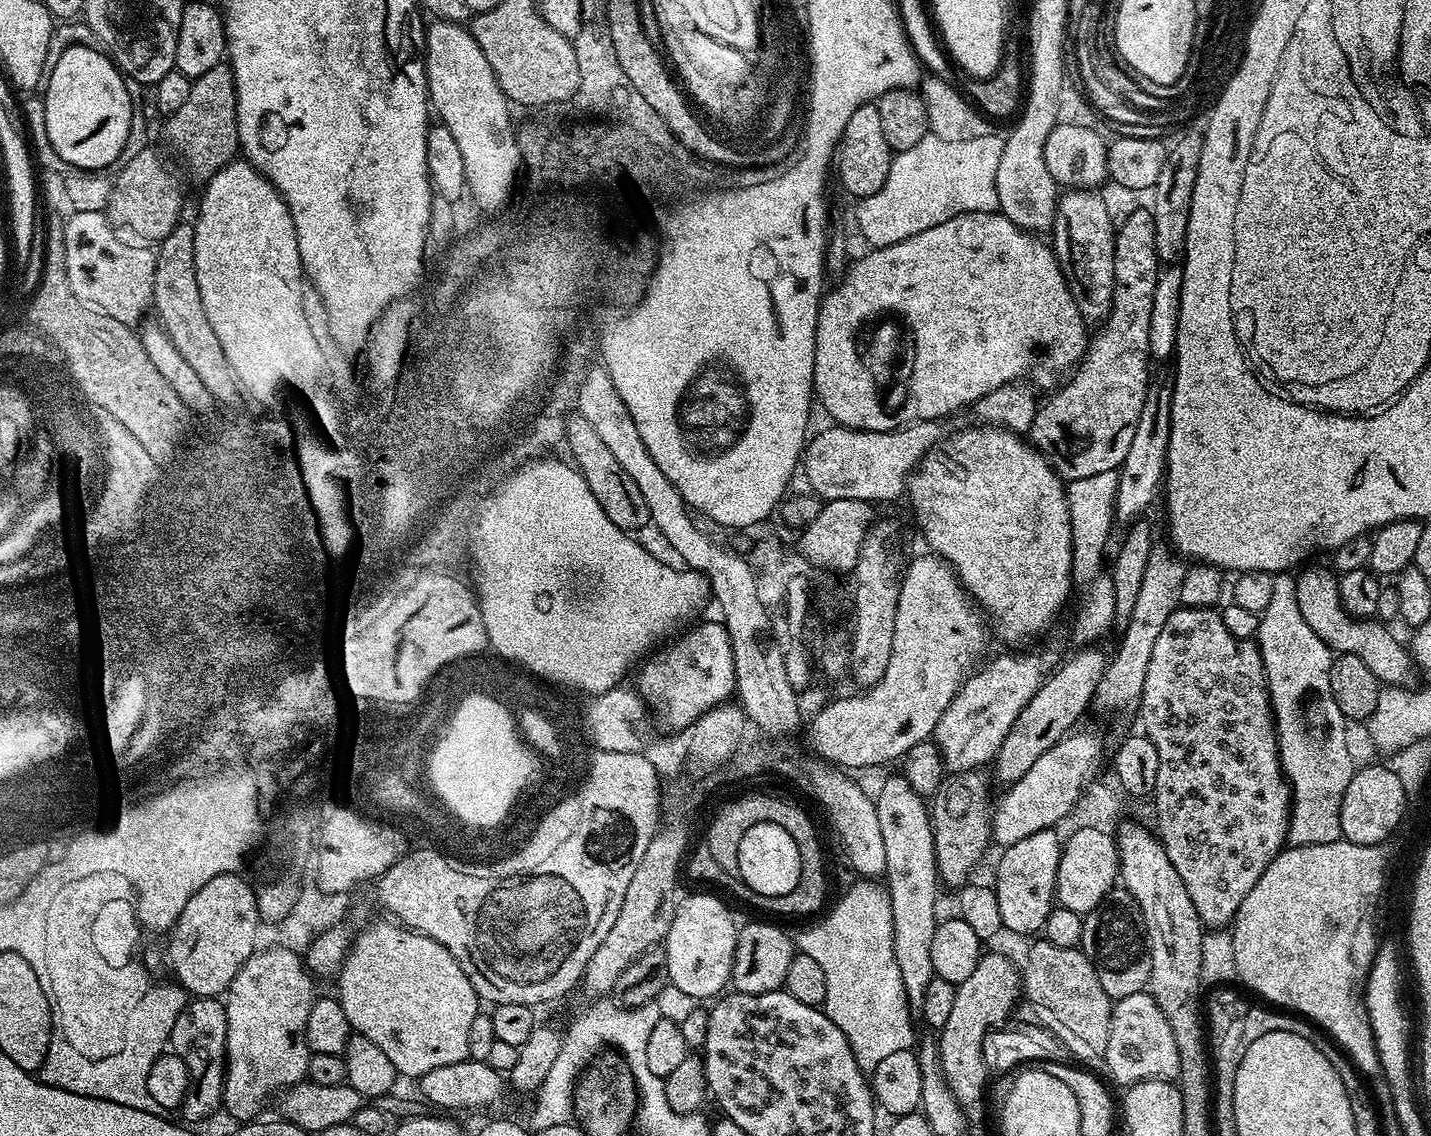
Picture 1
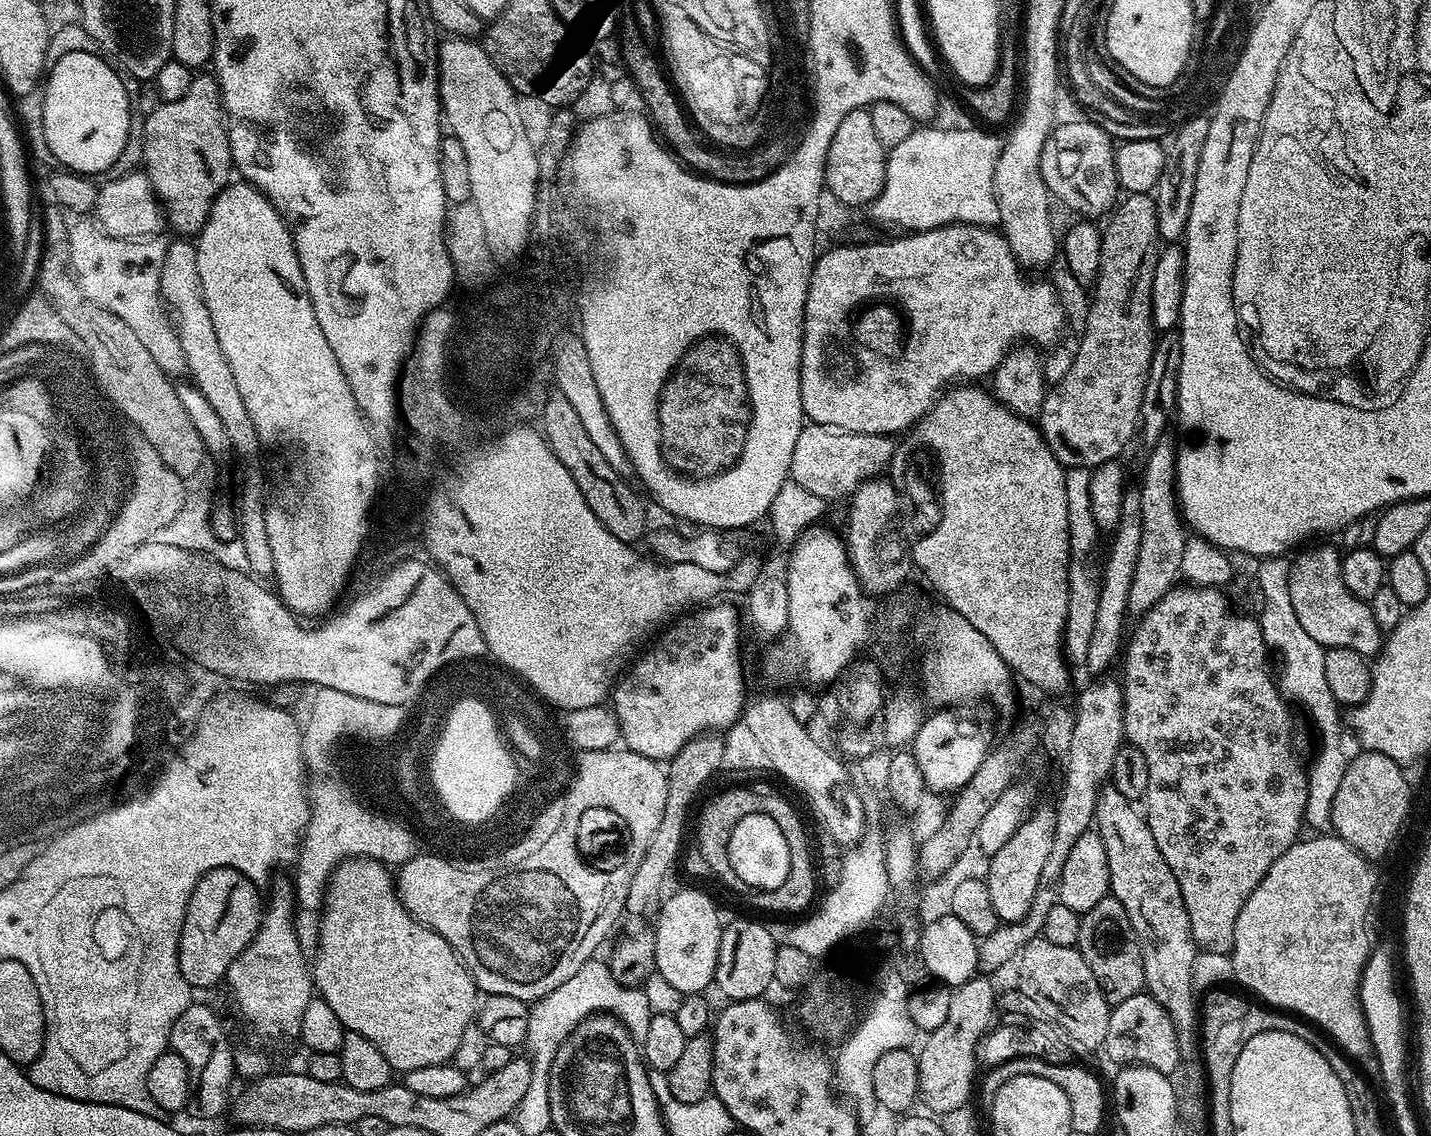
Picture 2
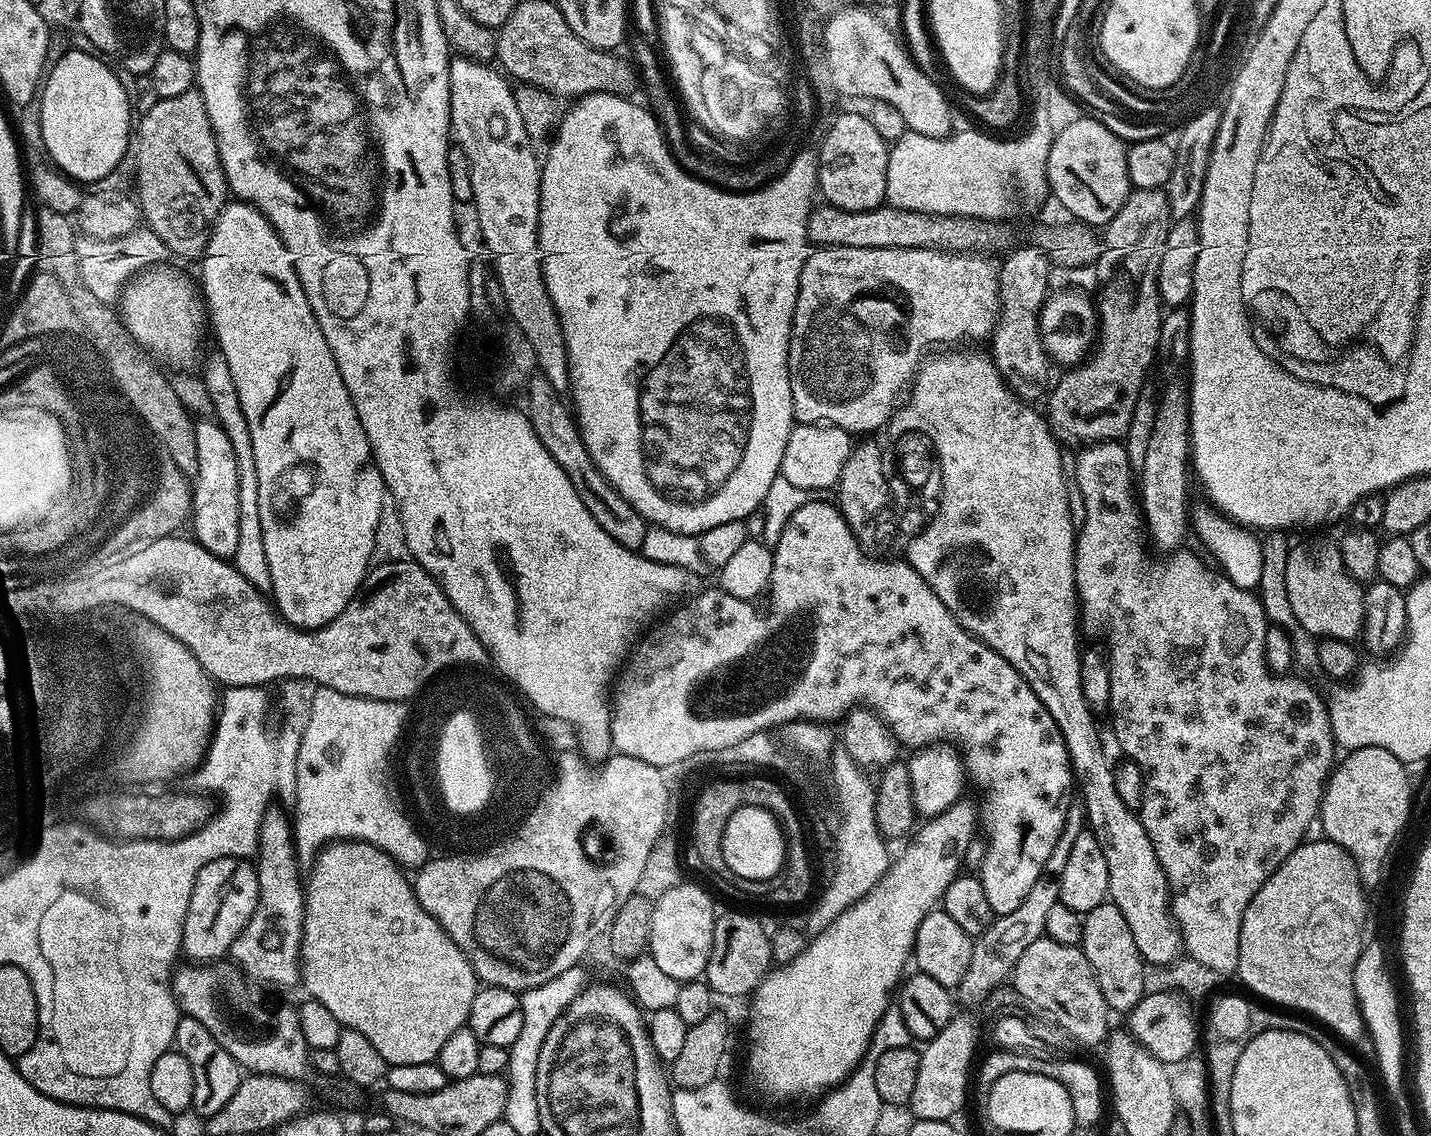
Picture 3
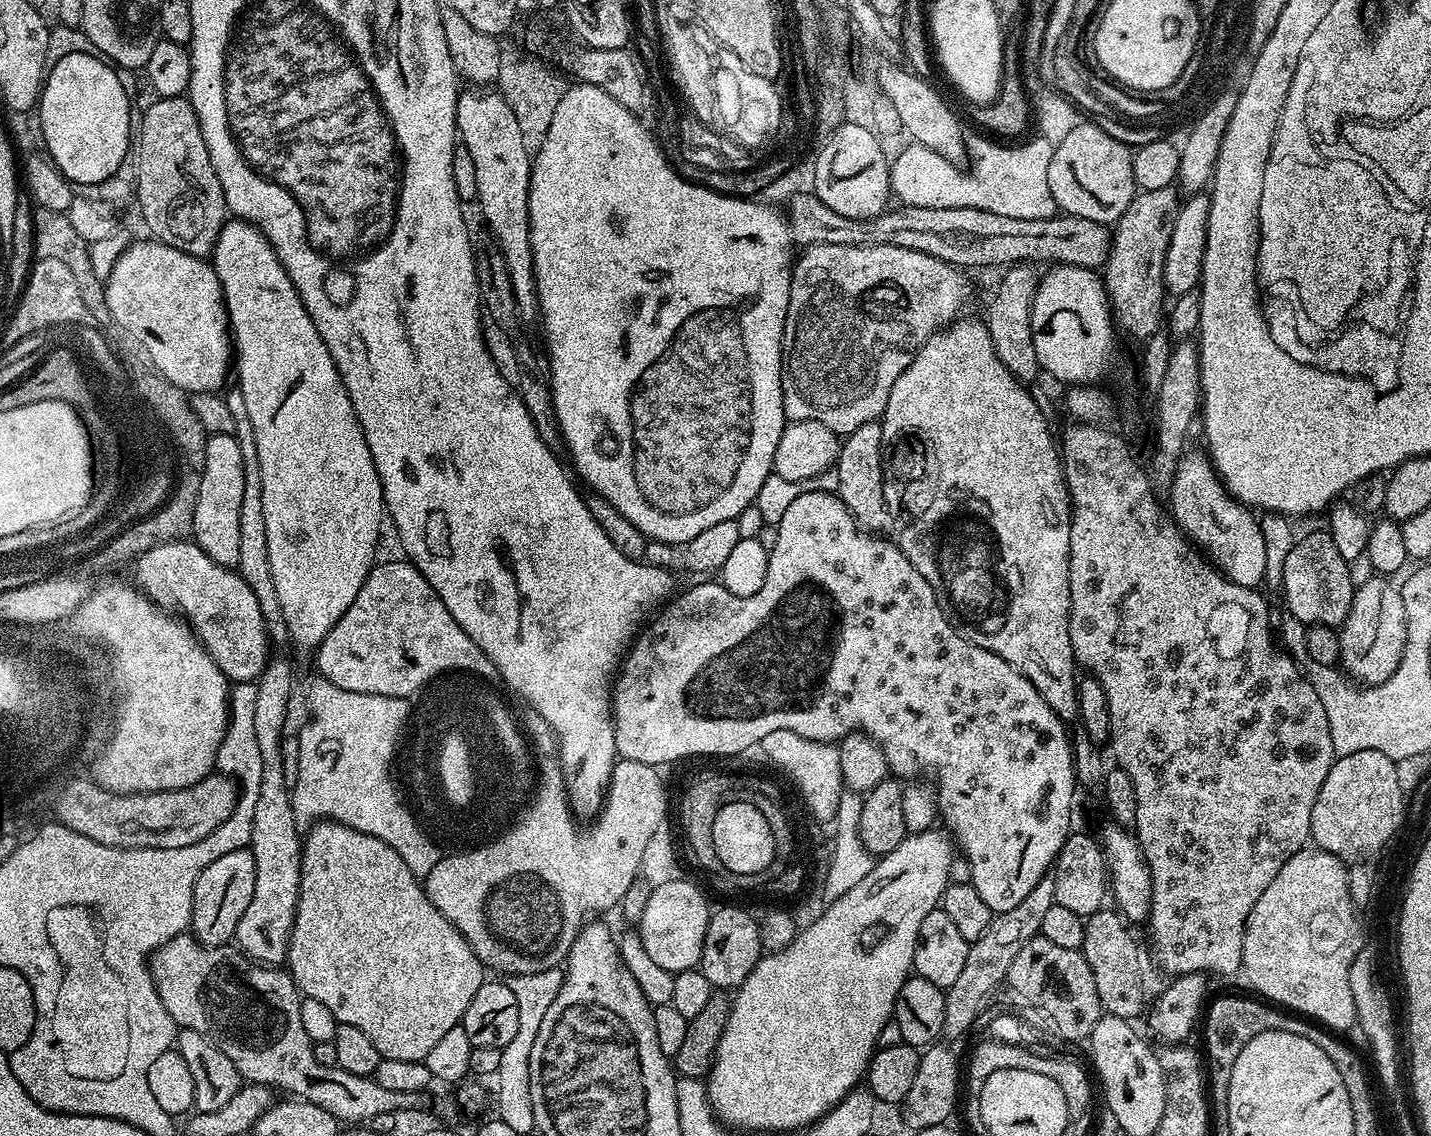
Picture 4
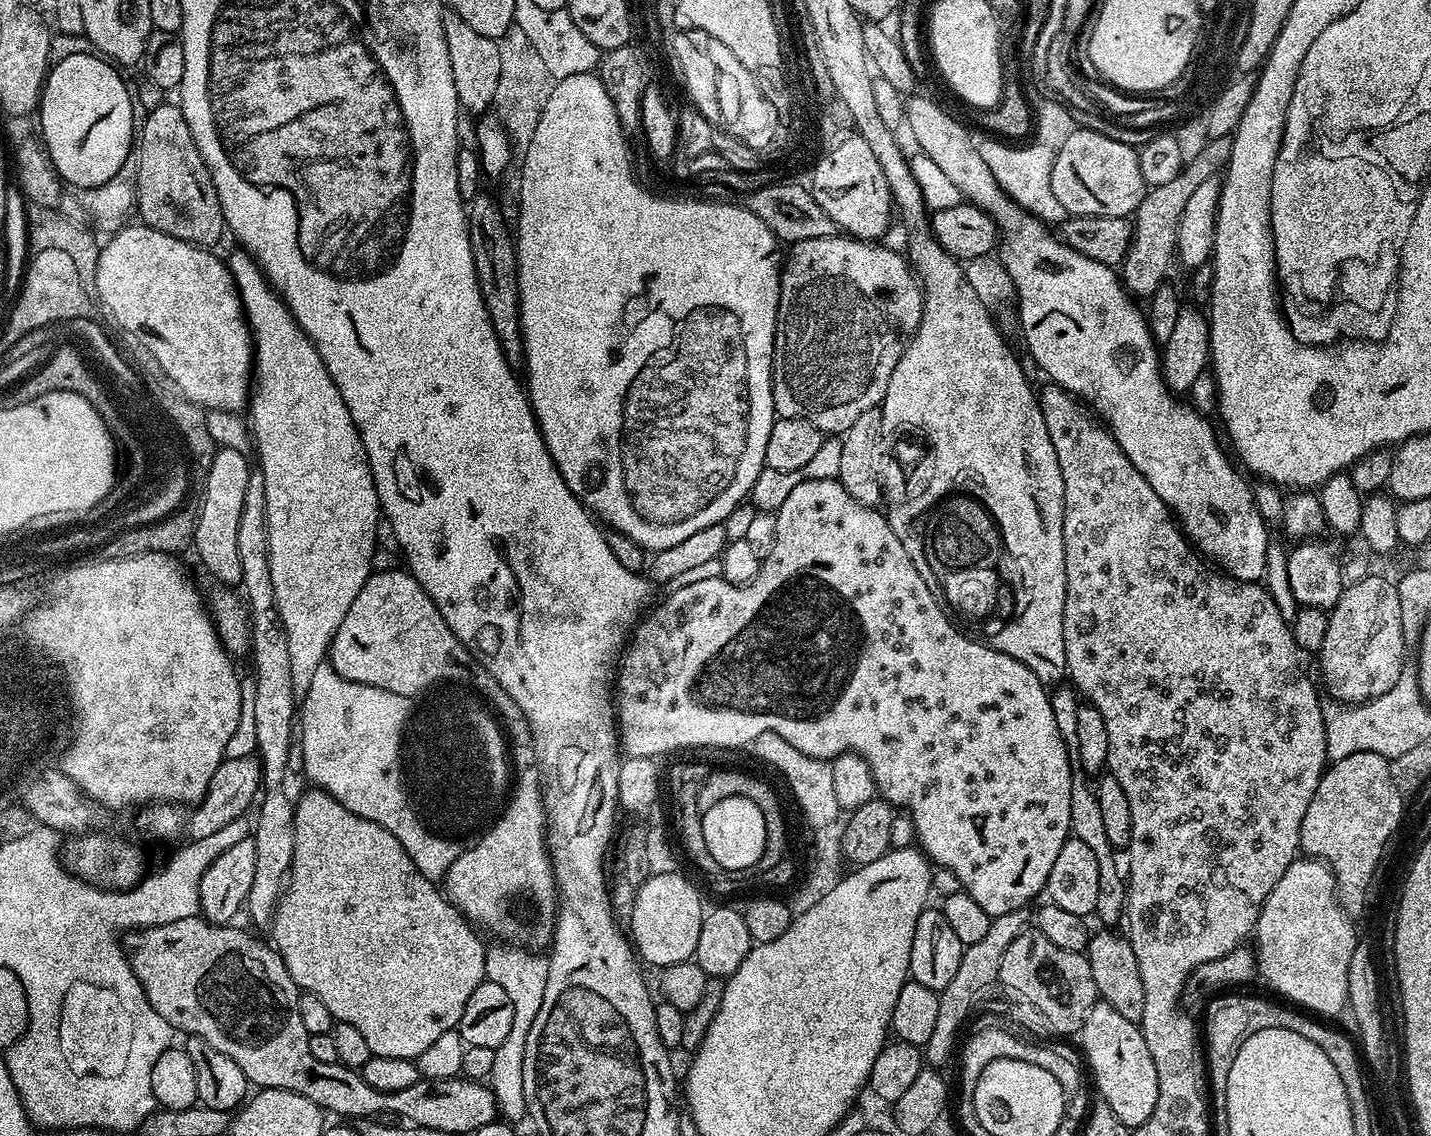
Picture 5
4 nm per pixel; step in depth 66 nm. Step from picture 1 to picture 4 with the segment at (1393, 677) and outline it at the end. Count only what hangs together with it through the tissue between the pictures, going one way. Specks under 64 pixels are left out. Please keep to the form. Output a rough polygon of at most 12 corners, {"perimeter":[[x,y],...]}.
{"perimeter":[[1326,530],[1301,535],[1280,588],[1307,626],[1341,627],[1356,587]]}

